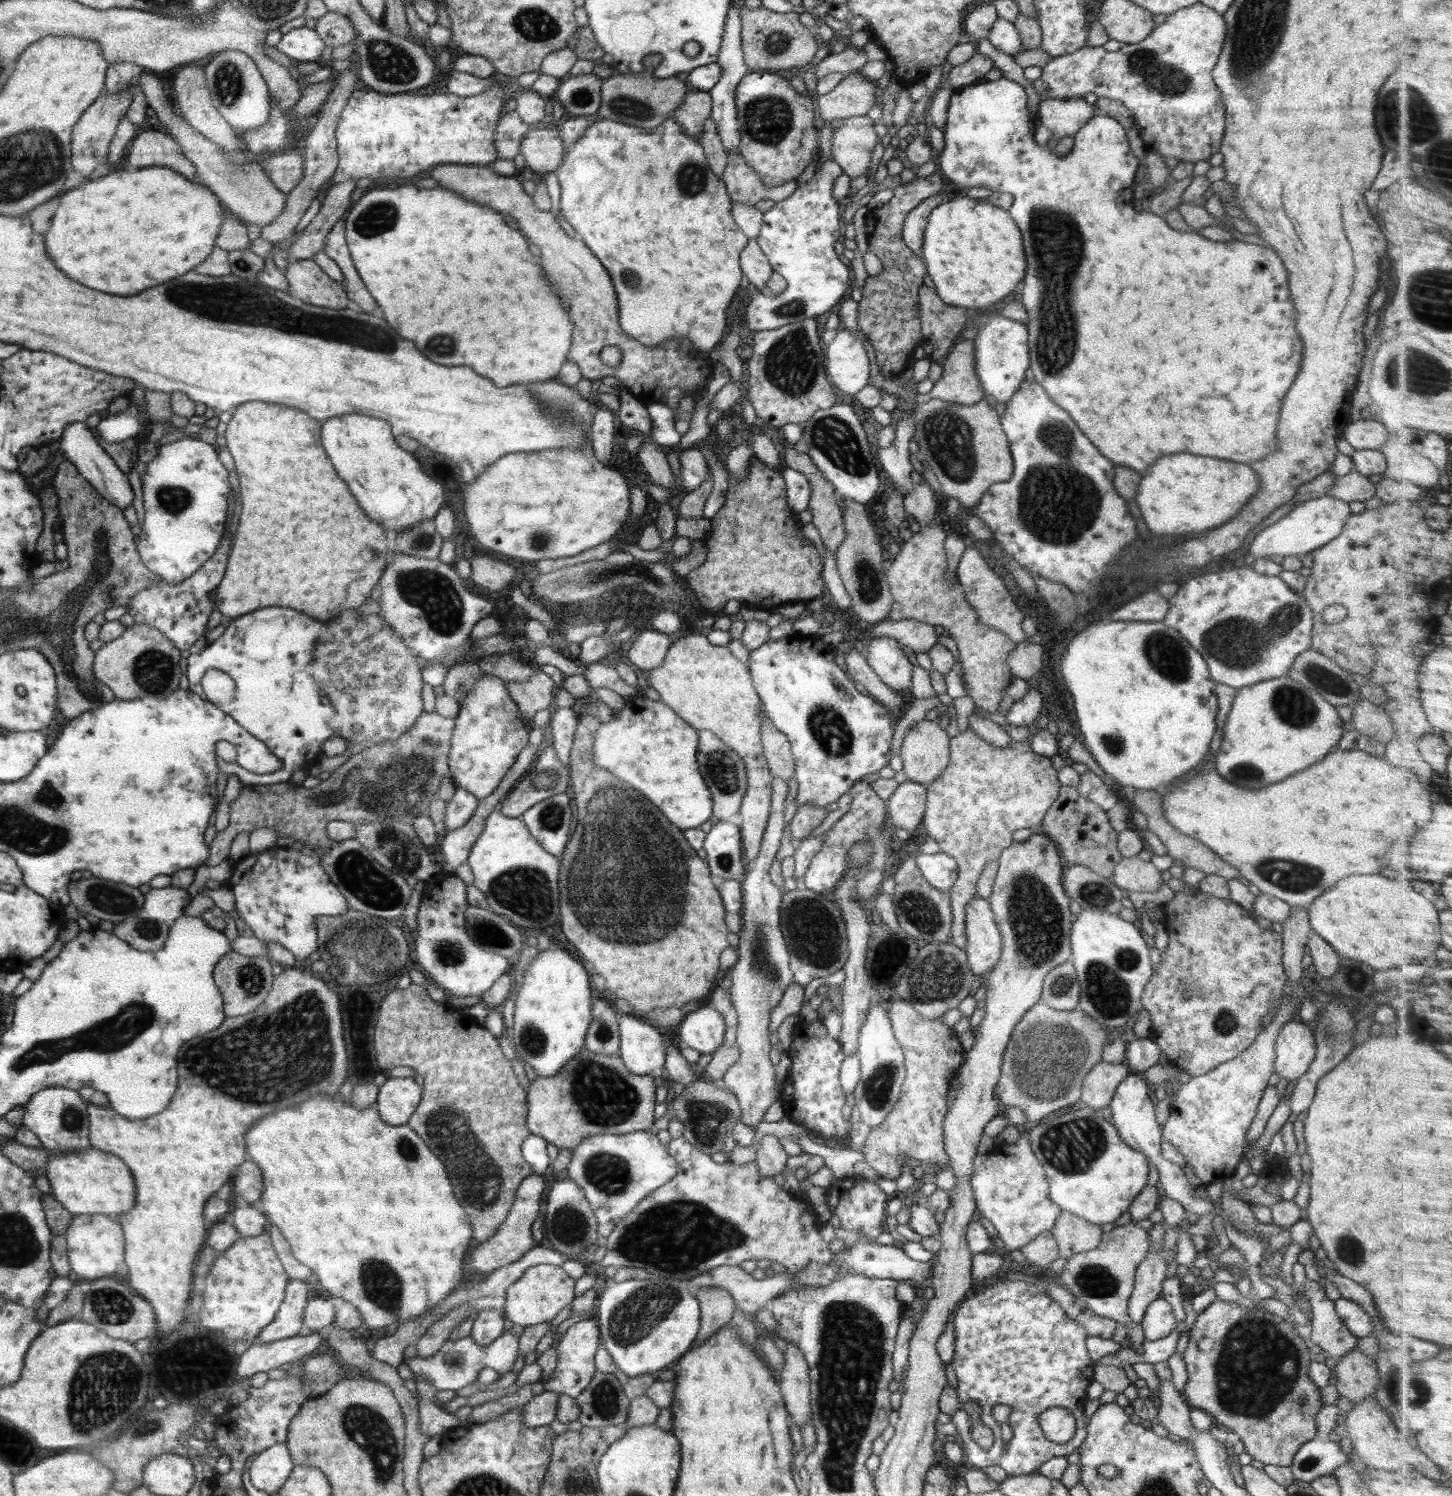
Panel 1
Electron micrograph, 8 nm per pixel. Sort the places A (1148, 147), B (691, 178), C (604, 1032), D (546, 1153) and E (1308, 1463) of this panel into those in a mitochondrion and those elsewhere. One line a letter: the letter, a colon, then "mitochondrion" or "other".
A: other
B: mitochondrion
C: mitochondrion
D: other
E: mitochondrion

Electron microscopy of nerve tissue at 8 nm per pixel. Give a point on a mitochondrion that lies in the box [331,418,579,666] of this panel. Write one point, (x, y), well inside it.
(434, 595)

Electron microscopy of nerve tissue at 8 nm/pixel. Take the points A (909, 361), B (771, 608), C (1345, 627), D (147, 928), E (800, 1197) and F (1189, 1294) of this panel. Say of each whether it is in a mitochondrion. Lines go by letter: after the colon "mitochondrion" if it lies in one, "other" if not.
A: other
B: other
C: other
D: mitochondrion
E: other
F: other

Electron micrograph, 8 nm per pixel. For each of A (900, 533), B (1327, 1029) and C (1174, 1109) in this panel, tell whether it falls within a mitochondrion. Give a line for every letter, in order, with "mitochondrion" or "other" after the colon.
A: other
B: mitochondrion
C: other

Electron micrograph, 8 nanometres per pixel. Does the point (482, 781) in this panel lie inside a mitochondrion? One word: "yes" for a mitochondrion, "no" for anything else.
no

